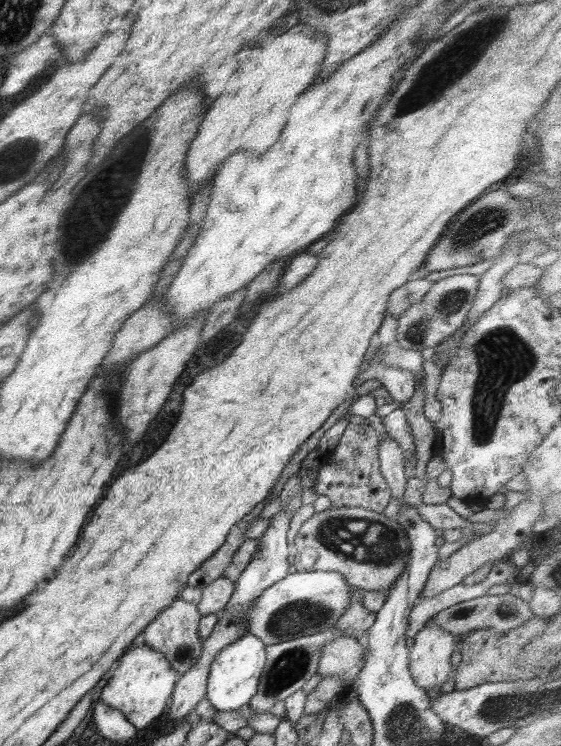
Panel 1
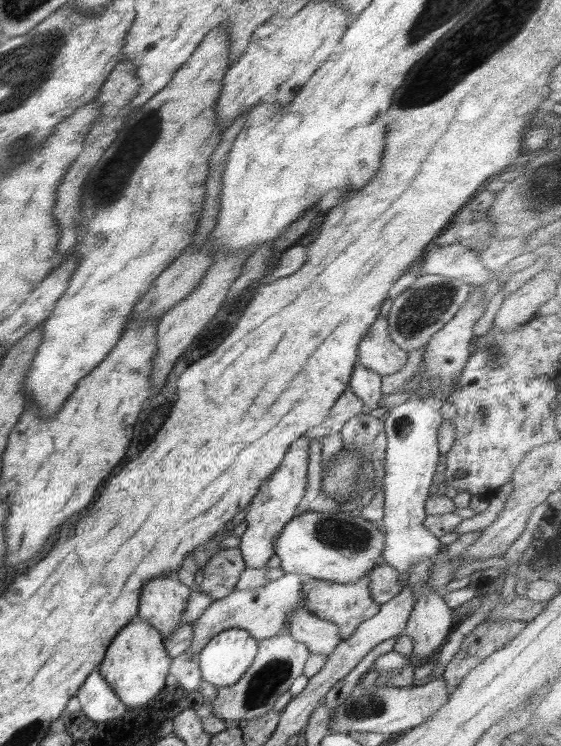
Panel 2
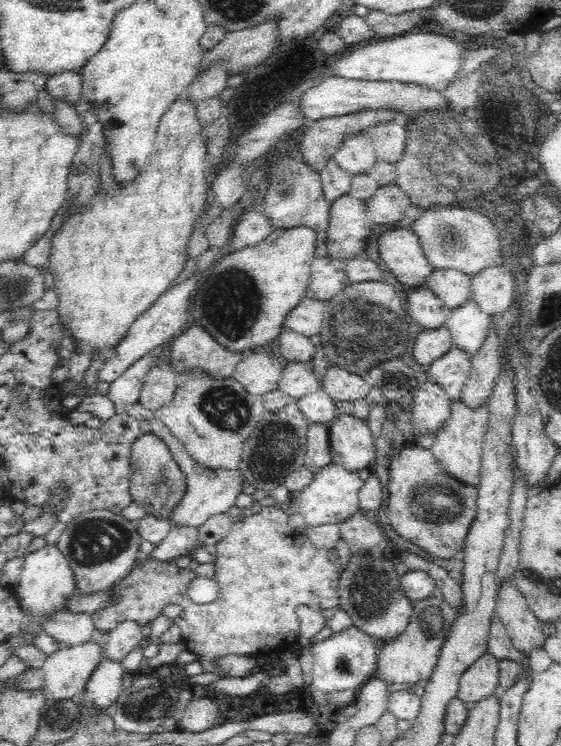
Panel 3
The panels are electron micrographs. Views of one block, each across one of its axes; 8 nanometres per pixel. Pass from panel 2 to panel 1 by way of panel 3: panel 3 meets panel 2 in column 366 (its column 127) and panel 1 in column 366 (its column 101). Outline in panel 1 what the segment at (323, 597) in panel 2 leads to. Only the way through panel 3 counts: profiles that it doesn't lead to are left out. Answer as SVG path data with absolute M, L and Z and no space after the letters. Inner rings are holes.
M353 589L350 594L350 606L342 614L336 624L336 630L340 630L348 637L360 638L366 633L375 622L376 613L372 613L362 604L364 592L360 589Z

